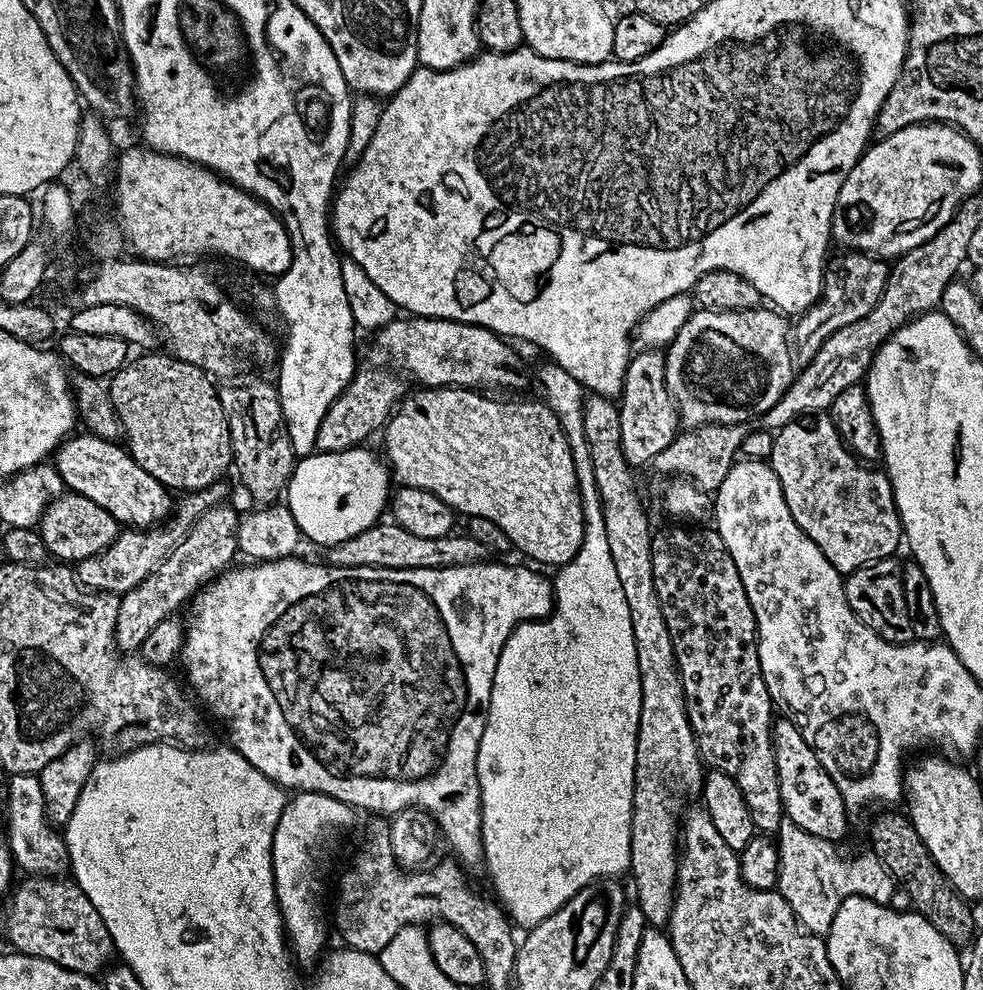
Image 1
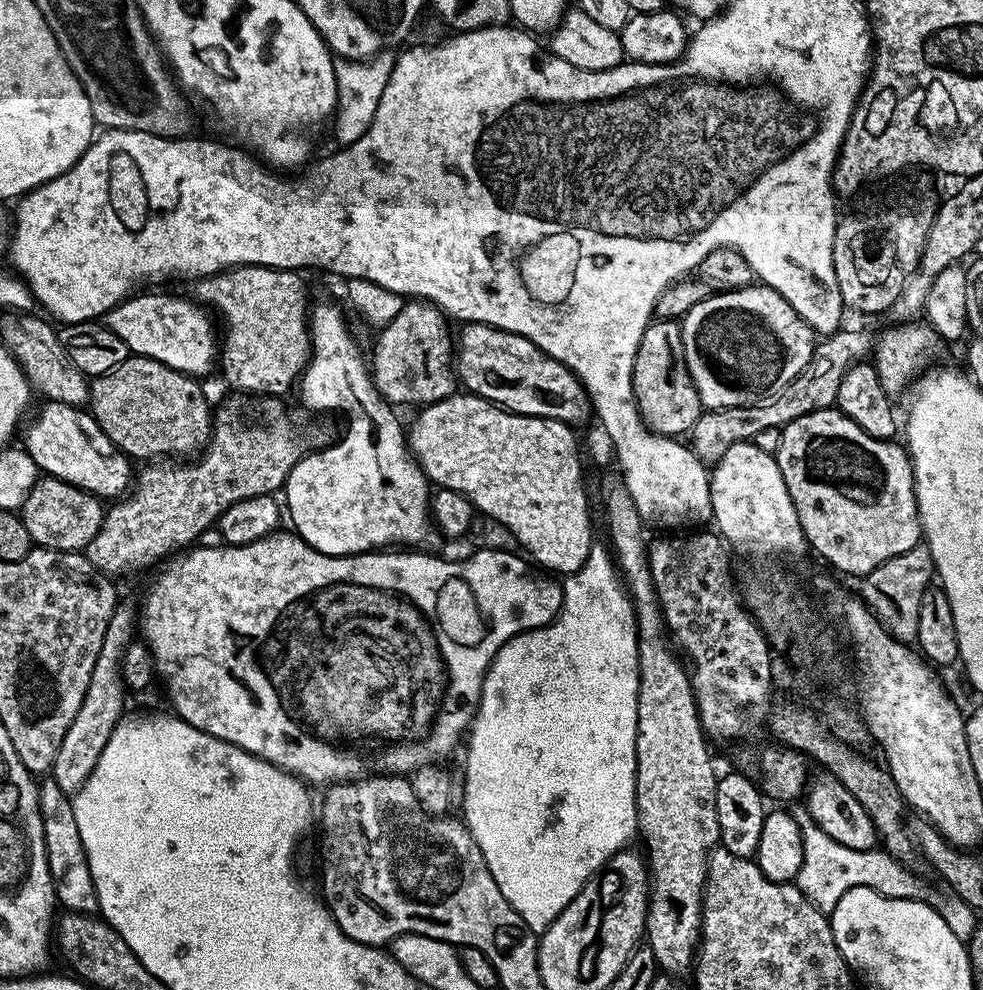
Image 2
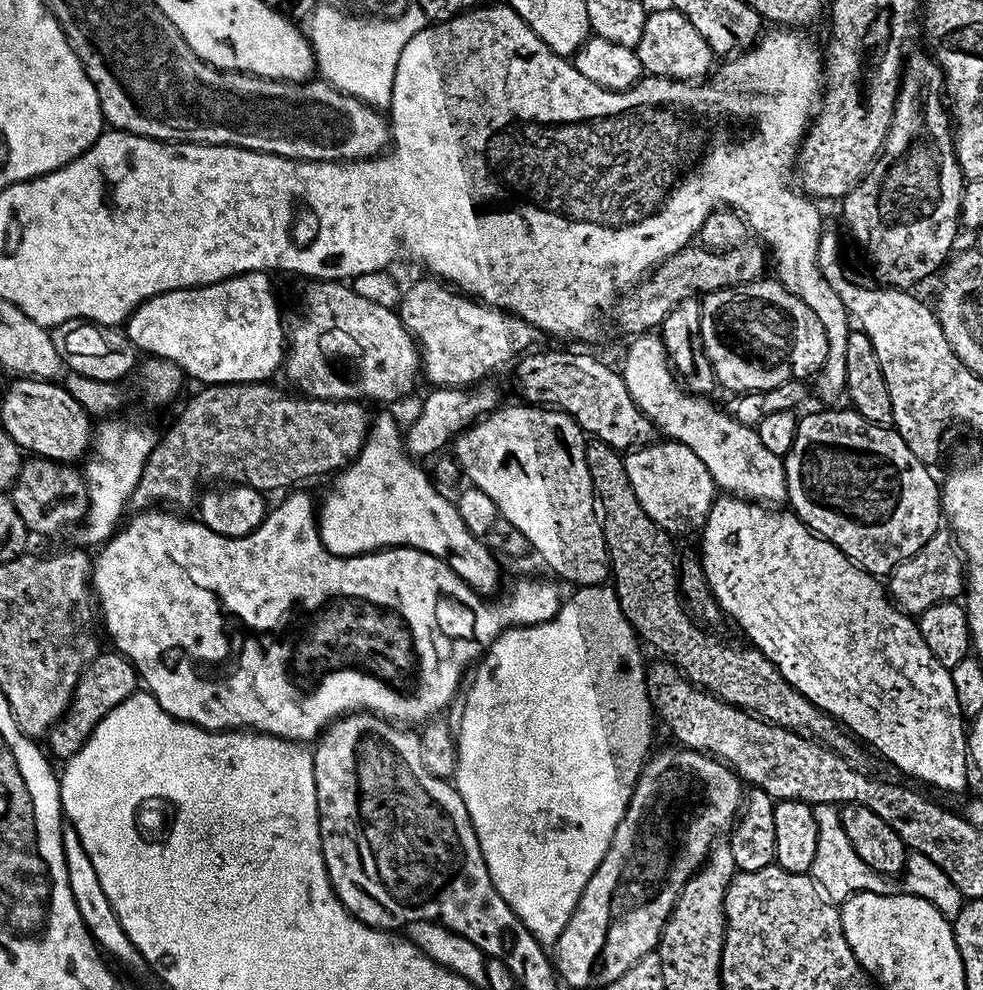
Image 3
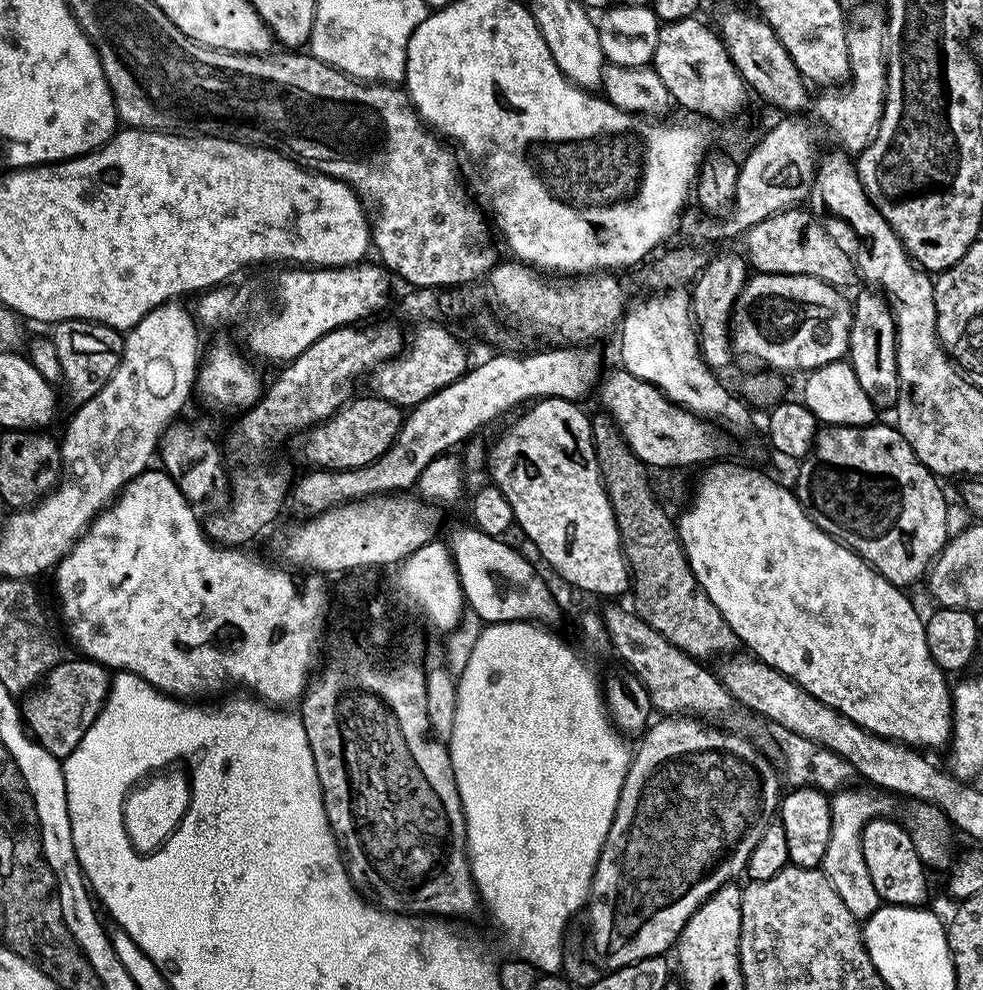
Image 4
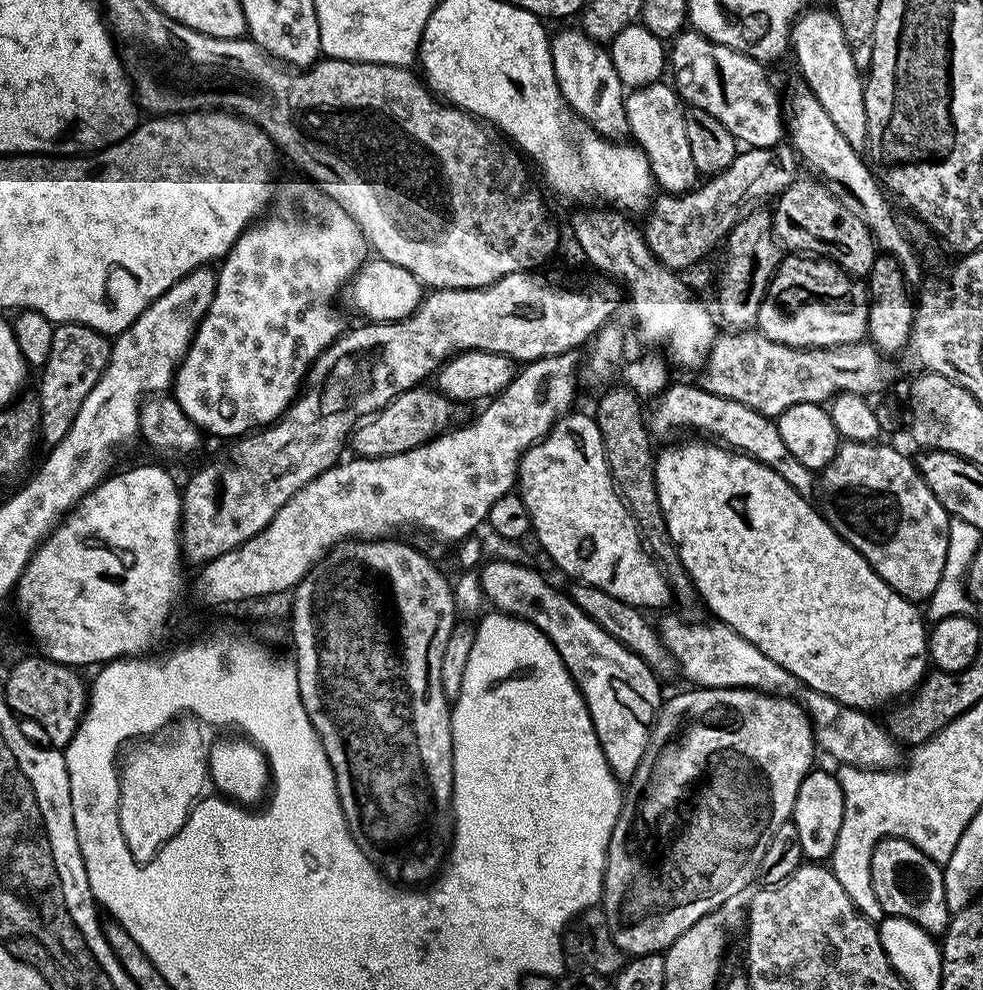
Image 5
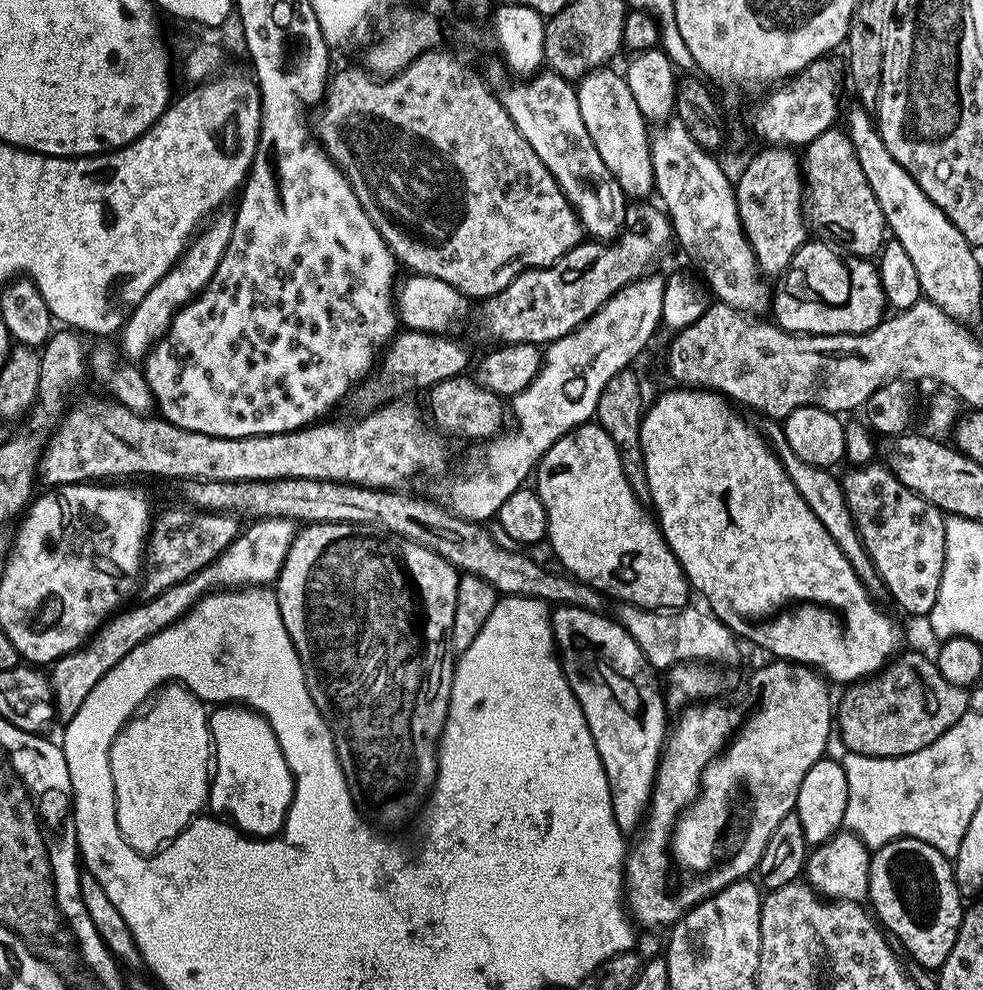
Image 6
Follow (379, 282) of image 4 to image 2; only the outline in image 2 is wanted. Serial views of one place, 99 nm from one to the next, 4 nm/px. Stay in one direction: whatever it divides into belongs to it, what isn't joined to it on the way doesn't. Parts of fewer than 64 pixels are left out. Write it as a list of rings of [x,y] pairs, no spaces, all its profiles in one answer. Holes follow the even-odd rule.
[[[133,294],[121,304],[116,304],[106,317],[107,328],[126,342],[129,353],[154,358],[174,370],[197,378],[204,378],[211,368],[217,367],[218,328],[213,317],[195,299],[139,295]]]

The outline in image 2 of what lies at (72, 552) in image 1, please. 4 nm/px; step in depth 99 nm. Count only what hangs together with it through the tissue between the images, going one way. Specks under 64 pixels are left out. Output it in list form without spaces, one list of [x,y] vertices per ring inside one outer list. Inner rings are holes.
[[[53,476],[37,479],[26,502],[18,509],[18,515],[30,534],[33,545],[52,548],[55,552],[79,552],[87,549],[89,542],[98,534],[106,511],[101,497],[75,488]]]

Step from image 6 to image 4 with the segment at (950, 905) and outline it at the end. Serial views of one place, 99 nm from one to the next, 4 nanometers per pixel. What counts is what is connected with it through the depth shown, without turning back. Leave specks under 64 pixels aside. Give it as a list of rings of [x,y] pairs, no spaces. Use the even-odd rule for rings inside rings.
[[[877,818],[865,826],[860,836],[862,854],[866,862],[866,870],[870,874],[870,882],[874,882],[874,890],[878,890],[884,904],[902,904],[920,906],[928,896],[929,869],[918,858],[918,850],[912,841],[911,831],[892,820]]]

